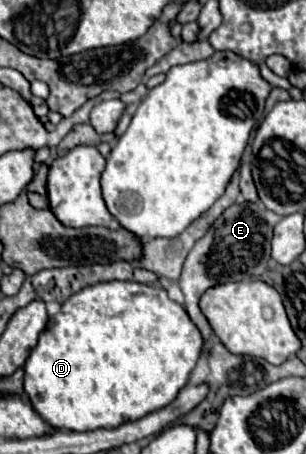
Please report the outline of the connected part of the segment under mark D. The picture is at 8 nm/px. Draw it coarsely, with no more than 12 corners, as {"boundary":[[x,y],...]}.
{"boundary":[[161,285],[71,295],[25,361],[55,429],[137,421],[203,335]]}

